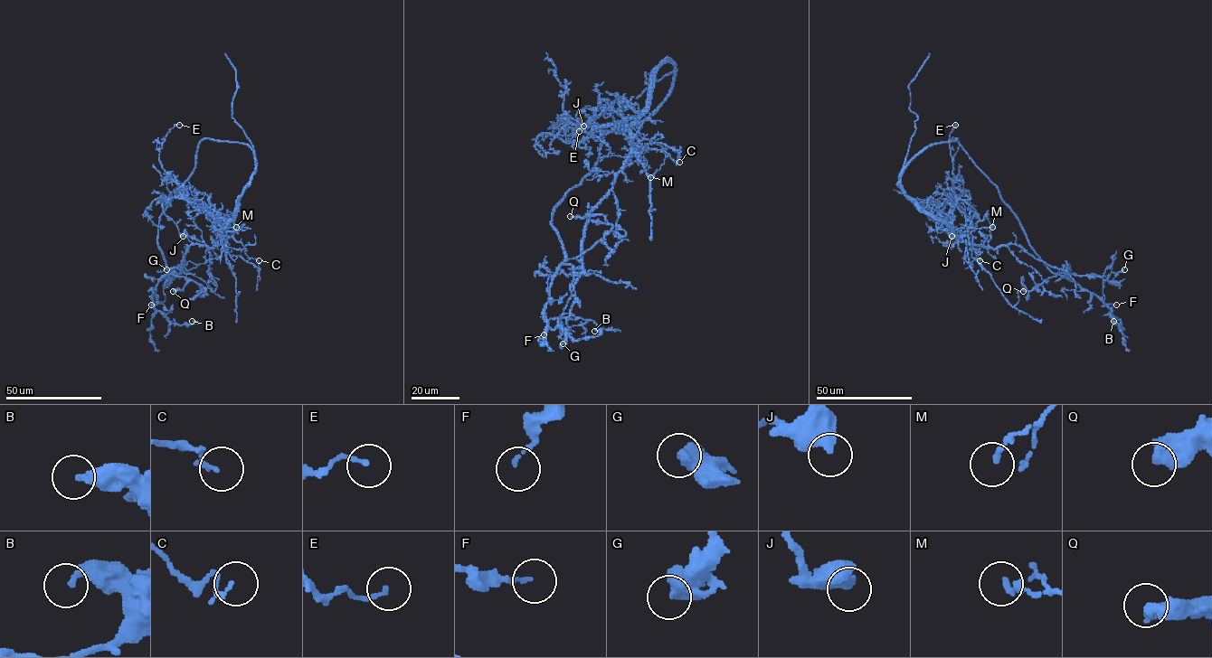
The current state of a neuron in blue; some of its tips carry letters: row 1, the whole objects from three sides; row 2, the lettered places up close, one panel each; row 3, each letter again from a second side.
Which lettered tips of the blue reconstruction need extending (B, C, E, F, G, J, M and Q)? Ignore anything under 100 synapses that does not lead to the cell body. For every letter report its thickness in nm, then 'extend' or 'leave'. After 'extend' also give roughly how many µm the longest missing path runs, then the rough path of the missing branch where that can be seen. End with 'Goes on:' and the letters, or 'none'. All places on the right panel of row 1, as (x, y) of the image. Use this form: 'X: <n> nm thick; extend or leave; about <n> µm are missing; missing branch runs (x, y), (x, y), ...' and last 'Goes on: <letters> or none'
B: 320 nm thick; leave
C: 140 nm thick; leave
E: 110 nm thick; leave
F: 120 nm thick; leave
G: 600 nm thick; leave
J: 420 nm thick; leave
M: 190 nm thick; leave
Q: 550 nm thick; leave
Goes on: none

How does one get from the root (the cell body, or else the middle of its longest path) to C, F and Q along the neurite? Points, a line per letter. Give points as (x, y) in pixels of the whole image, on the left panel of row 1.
C: (220, 243), (227, 249), (243, 249), (249, 258), (259, 260)
F: (220, 243), (209, 249), (197, 244), (191, 245), (182, 260), (182, 271), (165, 283), (165, 300), (151, 305)
Q: (220, 243), (209, 249), (193, 244), (182, 271), (167, 273), (189, 277), (205, 290), (190, 280), (173, 291)

